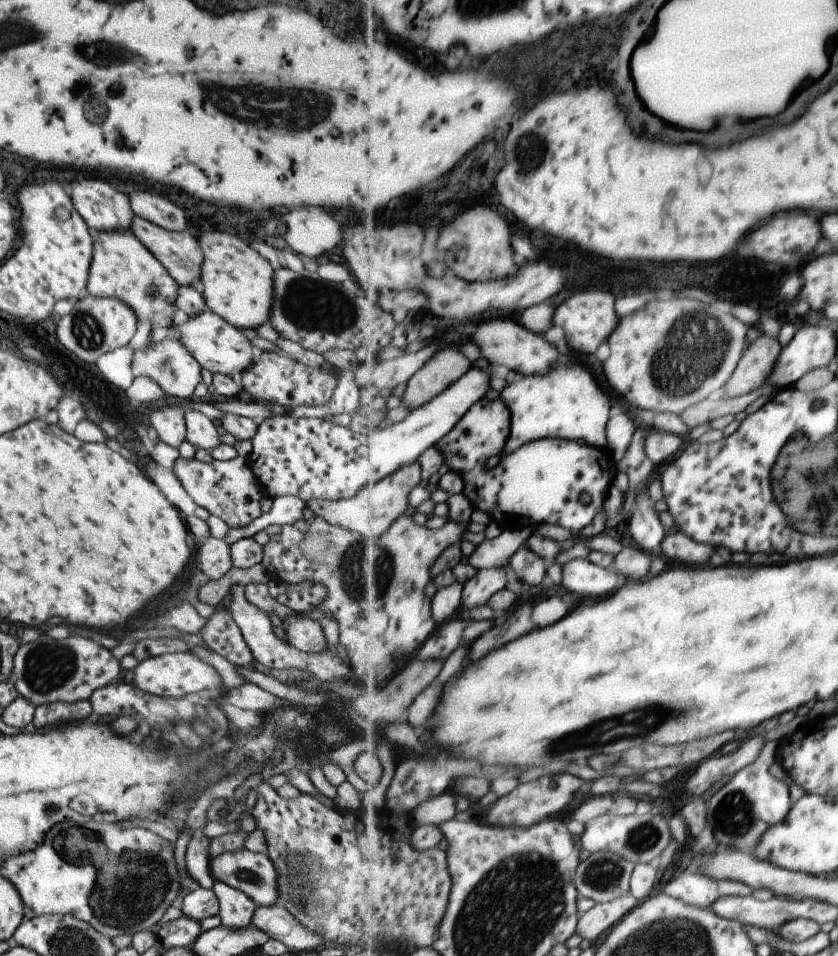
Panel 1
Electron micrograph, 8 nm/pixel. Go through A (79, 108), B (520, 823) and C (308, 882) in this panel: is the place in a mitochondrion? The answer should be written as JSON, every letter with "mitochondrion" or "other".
{"A":"other","B":"other","C":"mitochondrion"}

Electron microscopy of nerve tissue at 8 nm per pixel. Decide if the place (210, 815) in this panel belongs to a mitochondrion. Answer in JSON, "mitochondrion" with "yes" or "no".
{"mitochondrion":"no"}

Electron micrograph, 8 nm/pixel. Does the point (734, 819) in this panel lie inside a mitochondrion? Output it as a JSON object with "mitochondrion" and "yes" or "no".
{"mitochondrion":"yes"}

